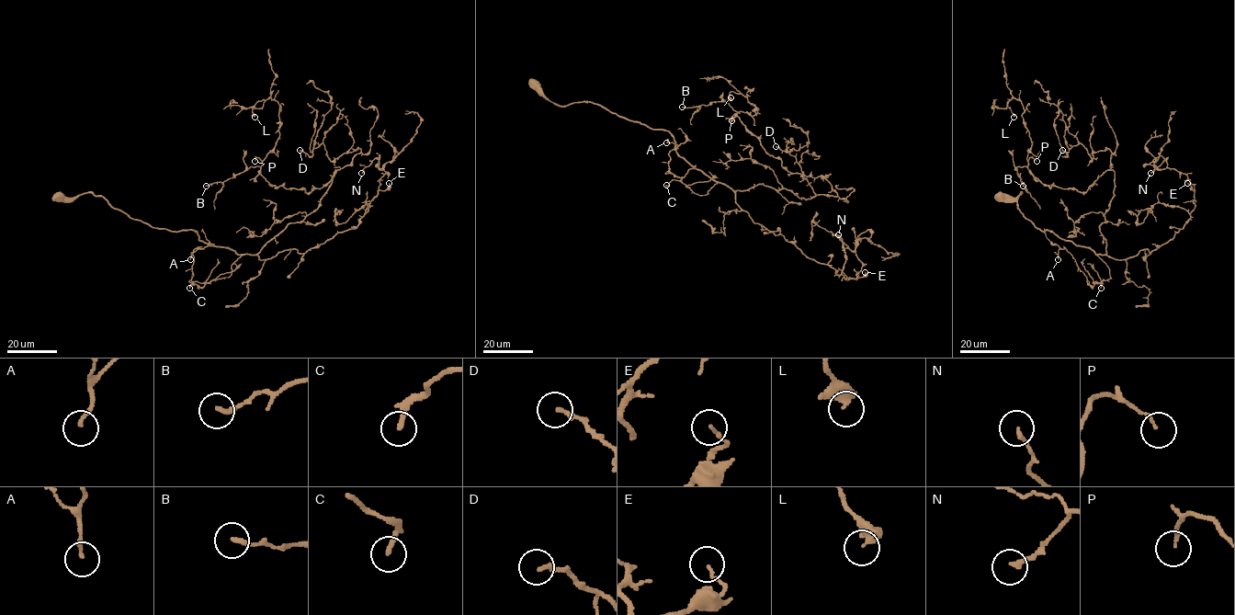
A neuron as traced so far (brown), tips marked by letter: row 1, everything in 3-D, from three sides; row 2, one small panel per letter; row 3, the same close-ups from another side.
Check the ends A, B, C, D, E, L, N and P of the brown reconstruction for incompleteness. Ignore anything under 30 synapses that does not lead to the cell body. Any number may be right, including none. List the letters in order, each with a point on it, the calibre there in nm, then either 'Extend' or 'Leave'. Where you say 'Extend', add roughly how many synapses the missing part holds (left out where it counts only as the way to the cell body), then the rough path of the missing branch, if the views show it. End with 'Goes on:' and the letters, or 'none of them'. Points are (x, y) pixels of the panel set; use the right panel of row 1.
A: Place: (1058, 259). Thickness 140 nm. Leave
B: Place: (1023, 186). Thickness 190 nm. Leave
C: Place: (1101, 288). Thickness 200 nm. Extend. Roughly 40 synapses. Course of what is missing: (1101, 288), (1101, 293), (1093, 293), (1104, 306), (1104, 309), (1097, 306), (1100, 299)
D: Place: (1062, 150). Thickness 170 nm. Leave
E: Place: (1187, 183). Thickness 130 nm. Leave
L: Place: (1014, 117). Thickness 360 nm. Leave
N: Place: (1150, 173). Thickness 180 nm. Leave
P: Place: (1036, 161). Thickness 110 nm. Leave
Goes on: C

